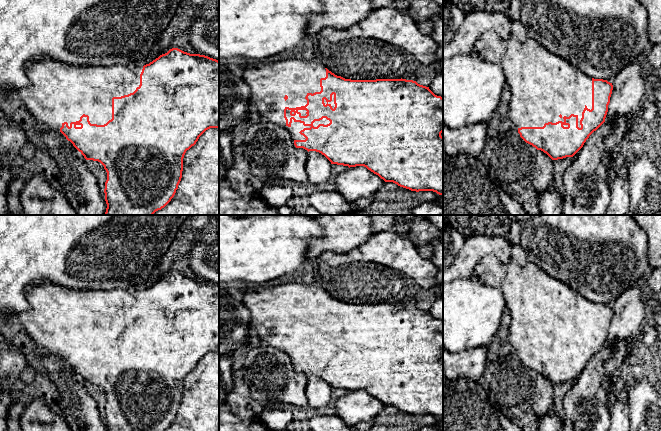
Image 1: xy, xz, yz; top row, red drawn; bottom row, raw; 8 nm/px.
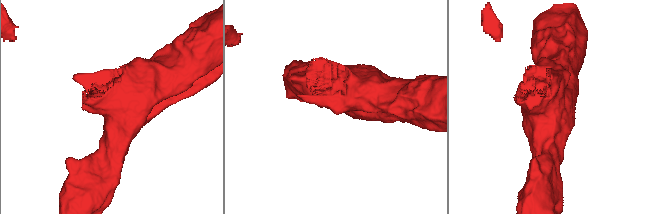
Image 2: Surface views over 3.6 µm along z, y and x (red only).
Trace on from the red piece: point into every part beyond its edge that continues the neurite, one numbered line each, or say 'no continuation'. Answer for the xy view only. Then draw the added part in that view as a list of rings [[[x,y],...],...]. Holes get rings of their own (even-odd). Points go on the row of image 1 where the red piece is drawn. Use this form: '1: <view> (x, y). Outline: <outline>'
1: xy (58, 92). Outline: [[[44,57],[27,64],[30,85],[16,93],[36,122],[56,131],[64,122],[70,127],[83,114],[89,116],[91,124],[104,125],[112,119],[112,98],[133,93],[140,85],[142,69],[143,66],[77,66]]]

